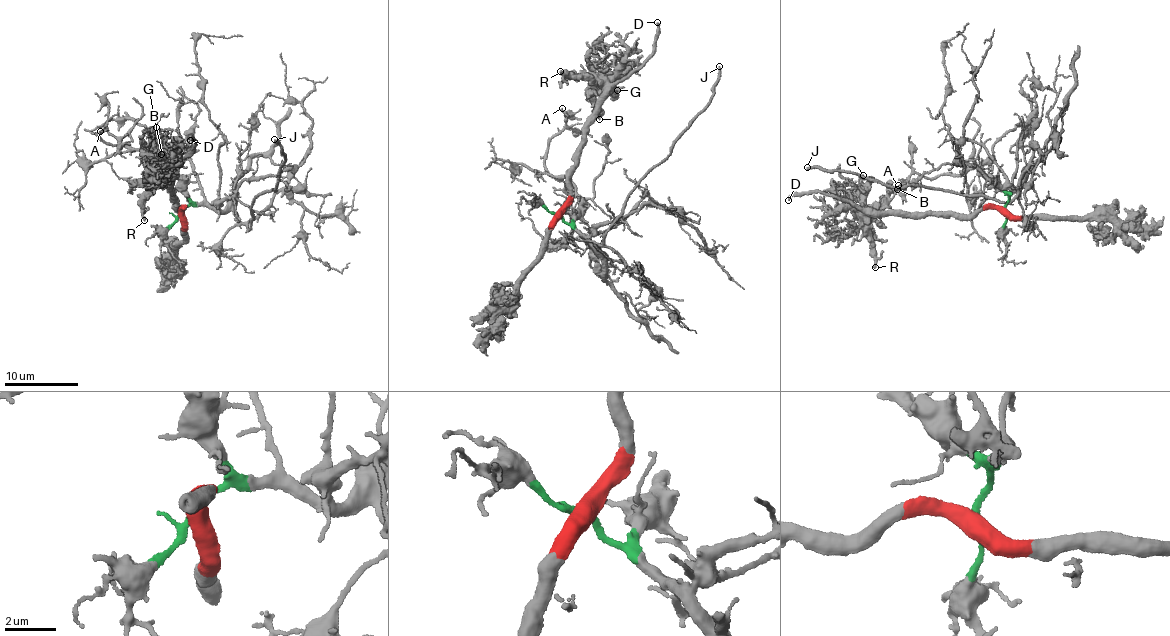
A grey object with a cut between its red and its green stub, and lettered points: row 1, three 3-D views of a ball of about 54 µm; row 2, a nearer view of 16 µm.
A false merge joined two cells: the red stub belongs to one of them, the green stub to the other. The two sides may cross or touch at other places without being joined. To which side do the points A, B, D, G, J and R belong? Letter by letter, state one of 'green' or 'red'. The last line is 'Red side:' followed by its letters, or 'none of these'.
A: green
B: red
D: red
G: red
J: green
R: red
Red side: B, D, G, R

